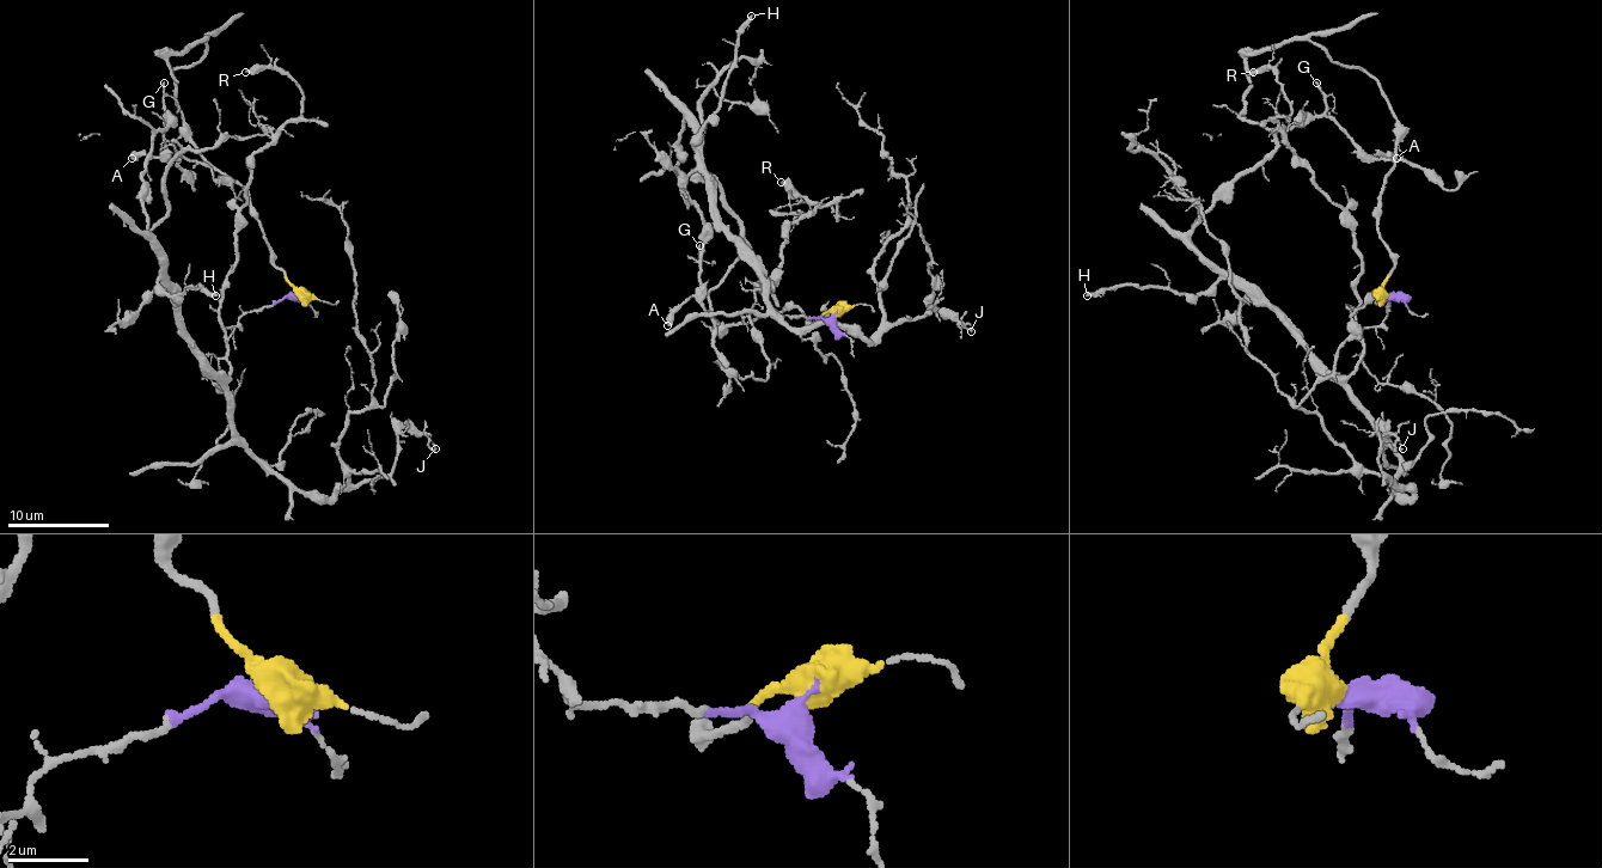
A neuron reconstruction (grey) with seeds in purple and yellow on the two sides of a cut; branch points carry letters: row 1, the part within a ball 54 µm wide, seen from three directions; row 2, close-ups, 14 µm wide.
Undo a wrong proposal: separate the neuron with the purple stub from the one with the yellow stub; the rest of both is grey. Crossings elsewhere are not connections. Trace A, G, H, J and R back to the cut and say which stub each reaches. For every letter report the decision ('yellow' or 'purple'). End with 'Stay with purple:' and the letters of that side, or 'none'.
A: purple
G: purple
H: purple
J: purple
R: purple
Stay with purple: A, G, H, J, R

